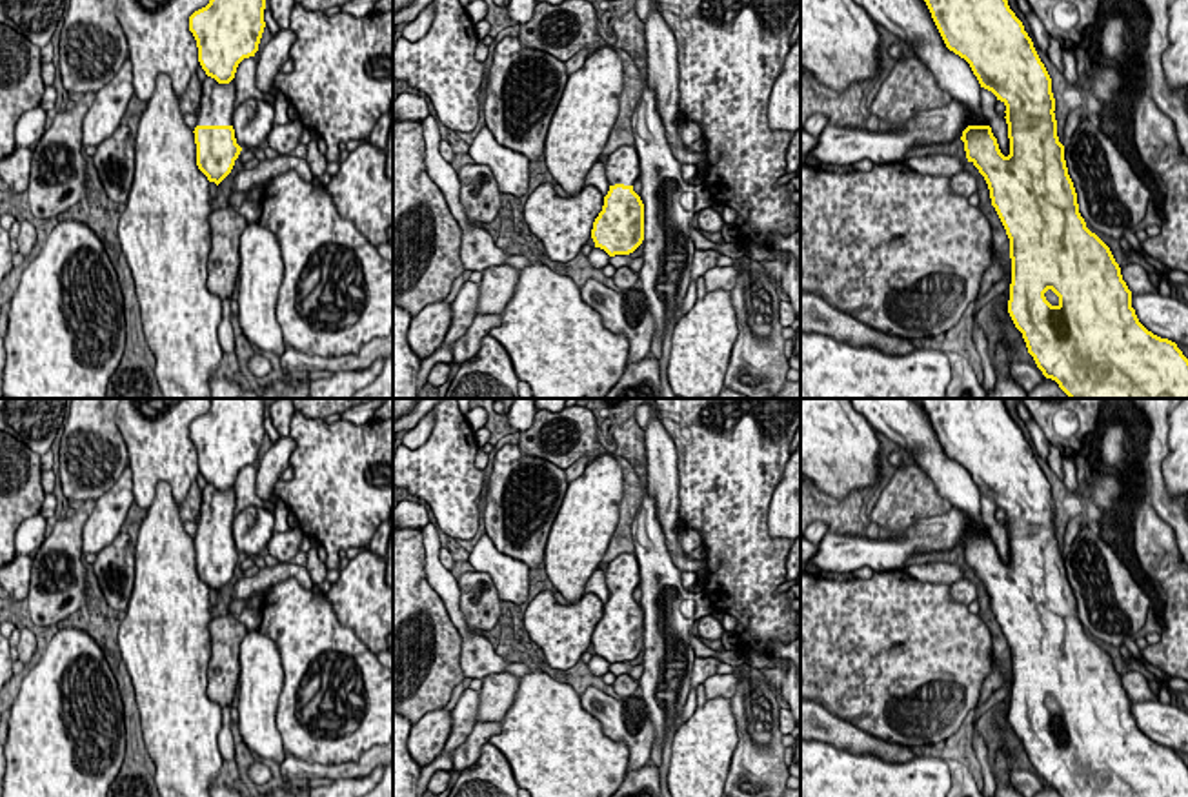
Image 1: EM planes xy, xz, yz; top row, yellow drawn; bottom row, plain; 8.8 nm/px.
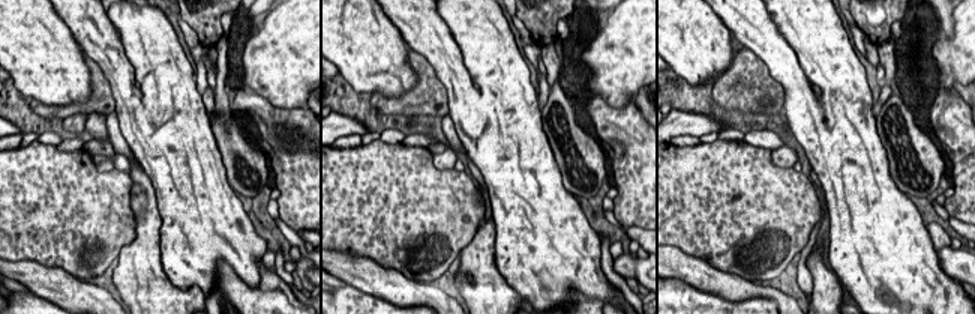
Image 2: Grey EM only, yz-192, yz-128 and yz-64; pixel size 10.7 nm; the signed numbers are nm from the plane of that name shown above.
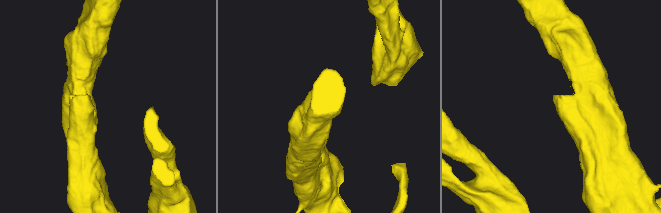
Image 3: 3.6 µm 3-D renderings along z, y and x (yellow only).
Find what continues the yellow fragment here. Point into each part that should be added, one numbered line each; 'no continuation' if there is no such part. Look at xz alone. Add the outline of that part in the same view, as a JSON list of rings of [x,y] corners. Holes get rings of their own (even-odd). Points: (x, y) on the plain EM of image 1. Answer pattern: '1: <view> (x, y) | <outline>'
1: xz (623, 574) | [[[620,553],[604,570],[609,593],[633,593],[640,584],[640,571],[635,553]]]

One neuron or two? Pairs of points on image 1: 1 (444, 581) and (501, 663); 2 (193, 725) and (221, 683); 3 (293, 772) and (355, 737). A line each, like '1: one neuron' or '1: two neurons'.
1: one neuron
2: two neurons
3: two neurons

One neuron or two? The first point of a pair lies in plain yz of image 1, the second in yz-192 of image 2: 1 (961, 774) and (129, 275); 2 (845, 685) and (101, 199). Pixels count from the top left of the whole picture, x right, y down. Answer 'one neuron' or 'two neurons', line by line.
1: two neurons
2: one neuron

